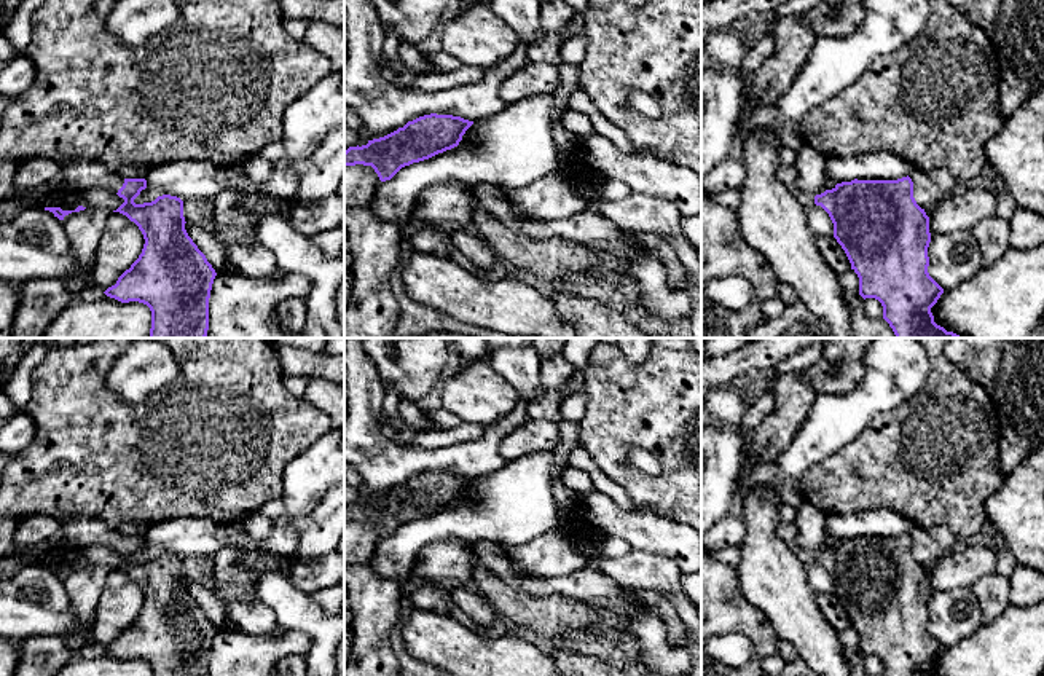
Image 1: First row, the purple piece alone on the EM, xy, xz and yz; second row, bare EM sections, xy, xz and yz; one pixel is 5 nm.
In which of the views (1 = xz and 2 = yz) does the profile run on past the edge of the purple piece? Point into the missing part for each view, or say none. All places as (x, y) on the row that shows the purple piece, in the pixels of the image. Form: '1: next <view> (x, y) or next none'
1: next none
2: next none

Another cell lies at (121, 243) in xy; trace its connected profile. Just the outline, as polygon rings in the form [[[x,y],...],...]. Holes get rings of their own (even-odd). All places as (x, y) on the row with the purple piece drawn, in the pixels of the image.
[[[112,212],[92,260],[97,293],[115,285],[142,254],[145,239],[139,226],[120,212]]]

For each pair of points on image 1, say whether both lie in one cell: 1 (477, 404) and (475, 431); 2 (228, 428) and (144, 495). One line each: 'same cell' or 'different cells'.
1: different cells
2: same cell

